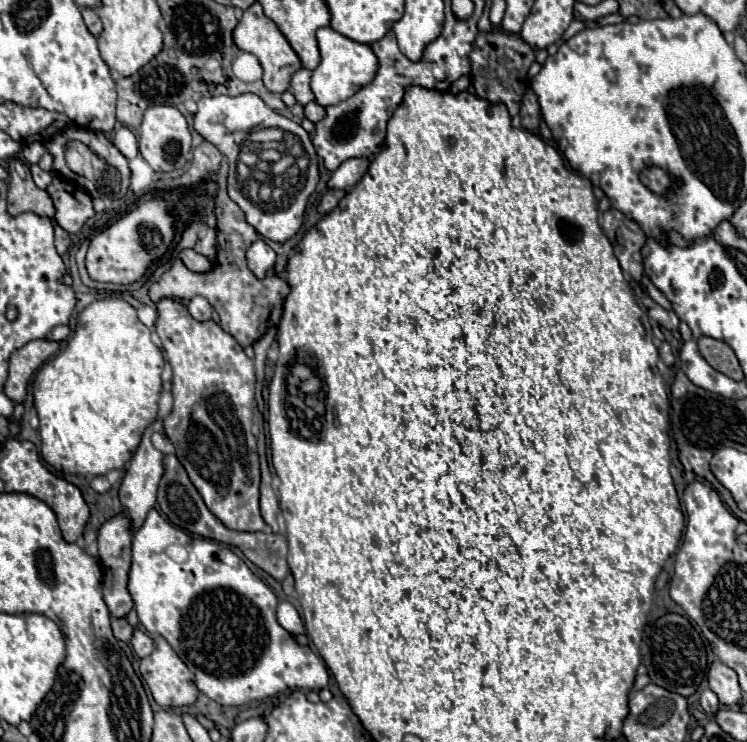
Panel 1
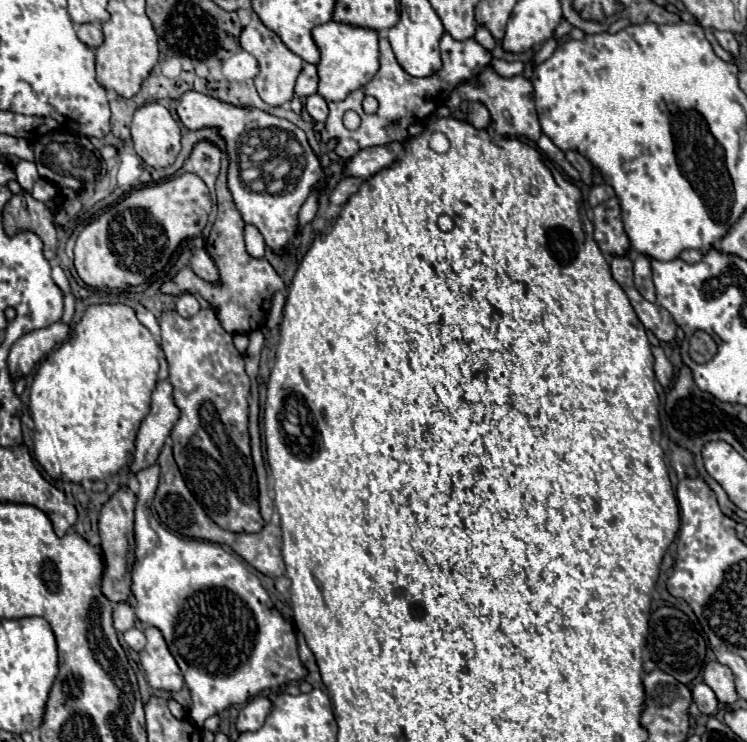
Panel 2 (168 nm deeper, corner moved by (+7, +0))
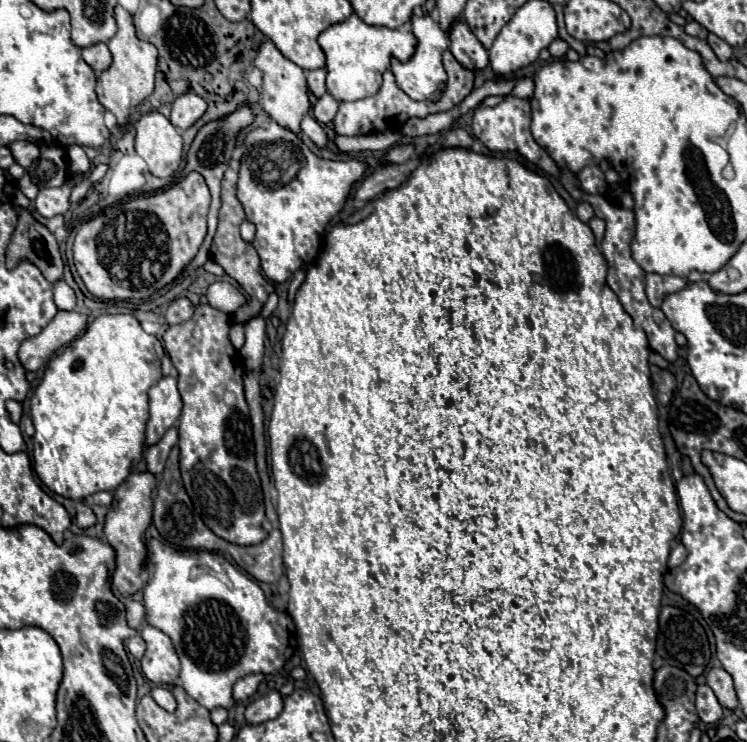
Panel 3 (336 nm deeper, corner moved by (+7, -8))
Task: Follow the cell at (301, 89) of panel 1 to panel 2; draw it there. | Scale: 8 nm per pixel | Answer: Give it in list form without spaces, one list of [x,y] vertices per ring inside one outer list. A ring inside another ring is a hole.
[[[304,64],[298,82],[296,82],[296,96],[310,96],[318,90],[318,72],[316,64]]]

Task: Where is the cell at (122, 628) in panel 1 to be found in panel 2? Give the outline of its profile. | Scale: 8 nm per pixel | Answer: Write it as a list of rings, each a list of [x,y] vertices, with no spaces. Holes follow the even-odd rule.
[[[118,602],[114,604],[114,628],[118,632],[126,632],[128,628],[132,628],[136,622],[134,616],[134,608],[128,602]]]

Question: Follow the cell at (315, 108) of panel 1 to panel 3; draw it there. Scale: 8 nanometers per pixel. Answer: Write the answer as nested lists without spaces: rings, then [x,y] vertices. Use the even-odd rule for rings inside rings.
[[[324,94],[322,98],[318,98],[318,102],[312,106],[312,112],[314,112],[314,118],[320,122],[320,124],[328,124],[336,112],[338,112],[338,102],[330,96],[330,94]]]

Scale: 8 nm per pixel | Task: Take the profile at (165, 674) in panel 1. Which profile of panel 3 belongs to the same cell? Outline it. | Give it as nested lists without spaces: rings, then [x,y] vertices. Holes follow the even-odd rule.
[[[144,626],[140,636],[148,644],[148,650],[142,658],[144,676],[156,686],[158,684],[174,686],[180,674],[180,660],[174,652],[170,638],[154,626]]]

